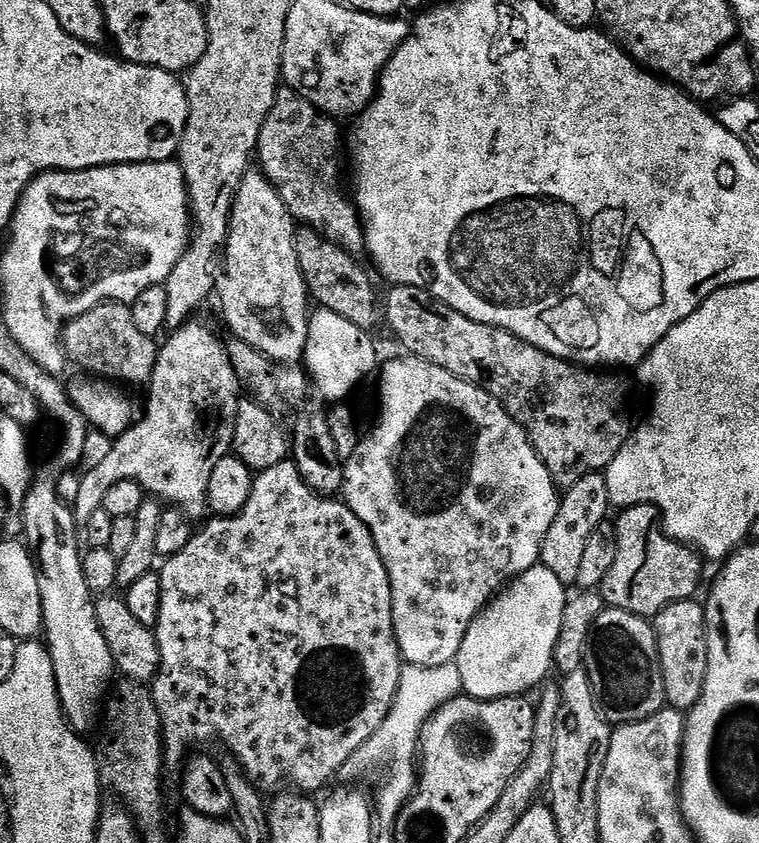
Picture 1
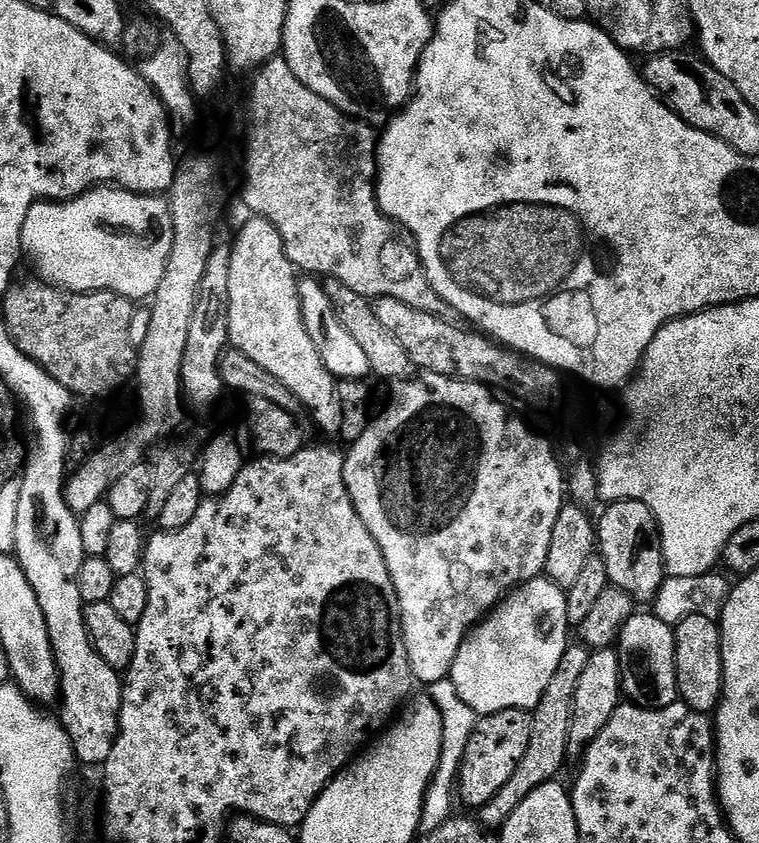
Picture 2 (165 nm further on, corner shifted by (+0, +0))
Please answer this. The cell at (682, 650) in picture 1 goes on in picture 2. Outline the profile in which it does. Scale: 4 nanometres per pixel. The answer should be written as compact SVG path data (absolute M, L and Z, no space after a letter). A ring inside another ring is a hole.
M699 614L688 617L675 625L676 677L680 700L688 708L705 714L715 713L724 691L724 667L722 666L722 642L720 625L715 620Z

